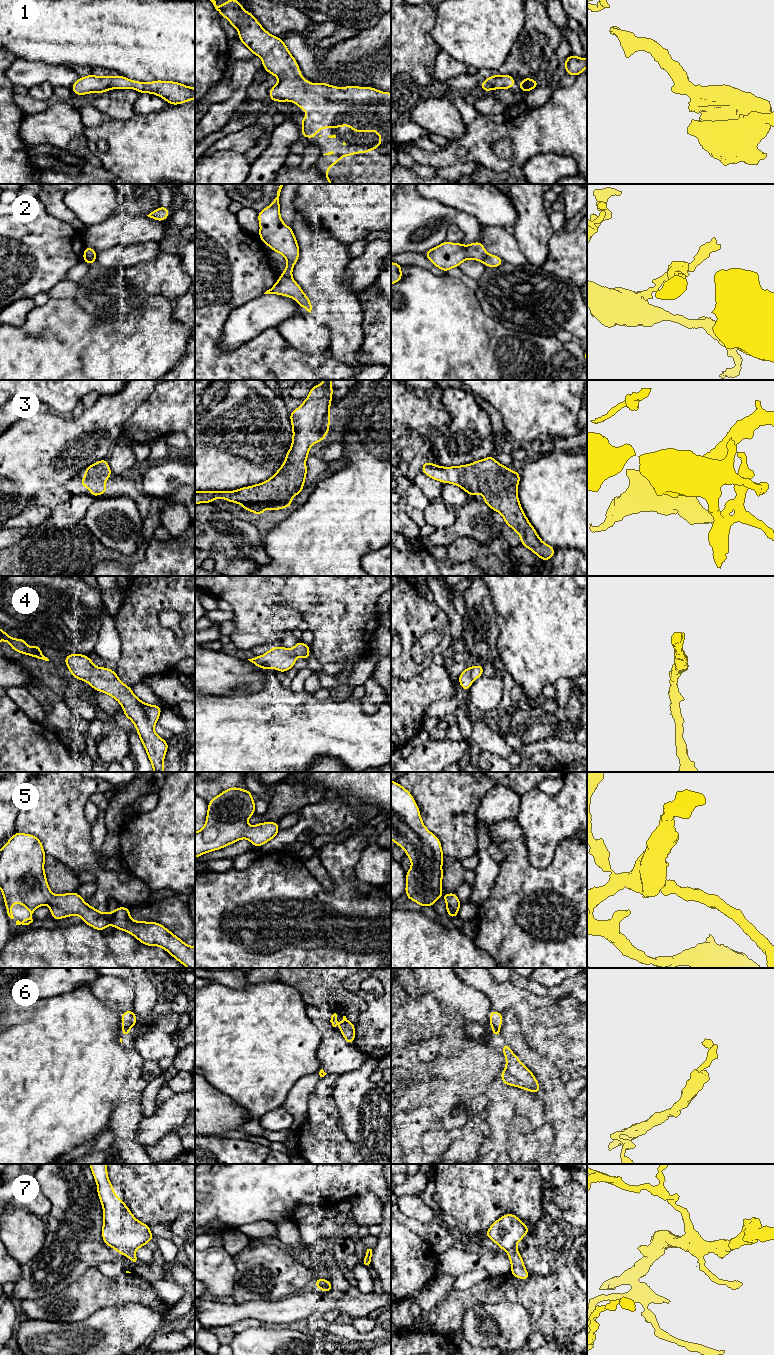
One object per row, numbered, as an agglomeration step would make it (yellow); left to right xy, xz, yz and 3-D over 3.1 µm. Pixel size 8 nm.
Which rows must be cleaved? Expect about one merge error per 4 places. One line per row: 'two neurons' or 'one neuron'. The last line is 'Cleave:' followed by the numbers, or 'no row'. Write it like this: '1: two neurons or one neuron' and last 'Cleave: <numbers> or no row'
1: one neuron
2: two neurons
3: one neuron
4: one neuron
5: one neuron
6: two neurons
7: two neurons
Cleave: 2, 6, 7

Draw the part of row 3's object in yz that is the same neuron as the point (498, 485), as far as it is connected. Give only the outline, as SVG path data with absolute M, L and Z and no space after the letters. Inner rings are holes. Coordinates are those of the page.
M492 456L468 465L442 467L425 461L421 472L442 483L450 483L462 488L471 496L480 491L484 503L499 512L506 525L516 531L521 545L530 549L541 560L551 559L555 548L544 543L527 519L518 499L519 471L511 471L499 464Z

